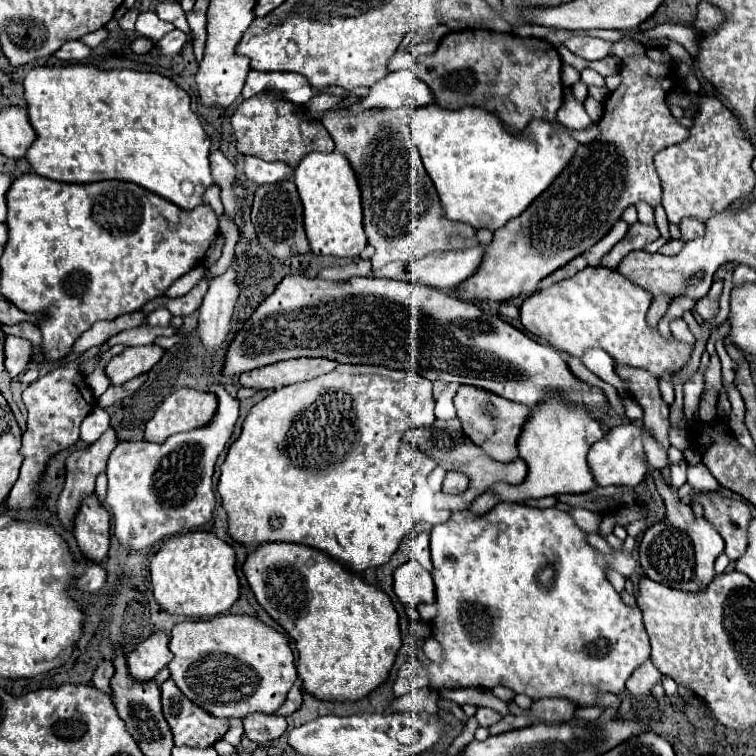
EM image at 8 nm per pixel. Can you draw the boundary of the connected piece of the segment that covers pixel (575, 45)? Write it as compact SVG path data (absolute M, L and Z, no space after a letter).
M570 37L564 41L564 45L574 53L580 55L586 61L604 59L612 53L612 43L596 37Z

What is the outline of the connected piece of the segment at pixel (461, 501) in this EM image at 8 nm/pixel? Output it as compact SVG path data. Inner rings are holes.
M436 419L430 427L416 427L416 429L410 429L404 437L406 443L418 447L418 451L430 455L440 467L444 467L446 471L462 471L464 475L470 477L470 487L462 493L462 495L452 495L452 497L444 497L444 501L438 501L436 507L438 509L468 509L470 503L482 495L484 491L488 491L494 483L498 481L504 481L504 483L522 483L526 479L526 473L528 473L528 467L526 463L518 457L510 463L500 463L500 461L494 461L490 457L486 457L486 453L476 447L470 439L466 439L466 435L462 435L462 427L460 427L460 421L458 419L450 419L450 421L442 421L442 419Z

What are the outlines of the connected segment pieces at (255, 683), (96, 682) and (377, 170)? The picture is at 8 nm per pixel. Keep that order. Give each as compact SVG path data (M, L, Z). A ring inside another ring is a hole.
M220 615L208 621L178 623L170 631L168 647L174 653L168 669L178 689L198 707L220 719L242 719L250 713L276 713L276 709L284 703L286 693L298 679L294 667L294 653L288 645L288 639L276 629L264 625L260 619L248 615Z
M100 661L96 671L94 671L94 677L92 677L92 685L98 687L100 691L104 693L110 693L110 679L114 675L114 665L110 661Z
M408 109L390 111L334 111L322 119L336 143L336 151L344 153L358 177L362 189L364 229L368 243L376 249L372 269L380 269L392 261L416 261L432 251L462 251L478 243L476 229L468 223L450 221L444 215L438 193L428 177L408 123Z

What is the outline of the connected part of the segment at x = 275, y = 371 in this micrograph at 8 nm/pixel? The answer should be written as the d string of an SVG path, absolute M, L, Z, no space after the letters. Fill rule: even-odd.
M288 359L242 373L240 383L242 387L254 389L280 389L284 385L308 381L318 375L330 373L332 369L336 369L336 365L338 363L332 359Z

